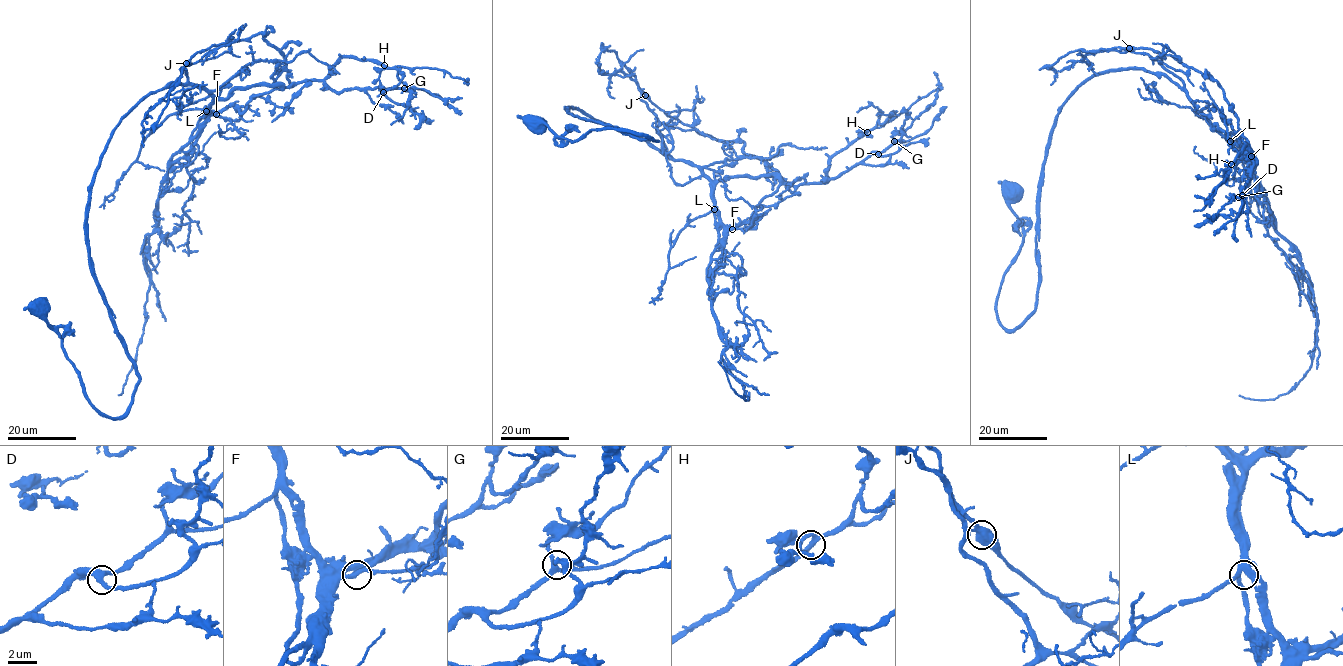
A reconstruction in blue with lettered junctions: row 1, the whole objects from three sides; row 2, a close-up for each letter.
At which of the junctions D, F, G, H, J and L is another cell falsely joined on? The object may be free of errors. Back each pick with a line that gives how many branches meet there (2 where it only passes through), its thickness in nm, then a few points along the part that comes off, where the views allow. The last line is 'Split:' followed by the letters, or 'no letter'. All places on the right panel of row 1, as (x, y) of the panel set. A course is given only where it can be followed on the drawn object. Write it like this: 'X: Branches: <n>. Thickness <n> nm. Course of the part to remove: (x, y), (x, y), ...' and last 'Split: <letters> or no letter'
Split: no letter

